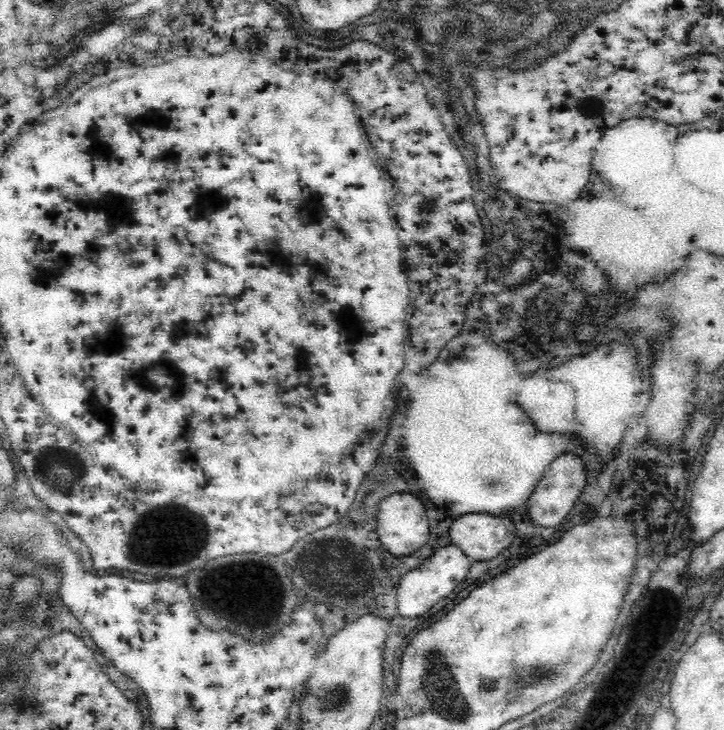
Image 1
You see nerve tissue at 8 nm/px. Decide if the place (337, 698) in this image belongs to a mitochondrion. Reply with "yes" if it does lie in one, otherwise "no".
yes

